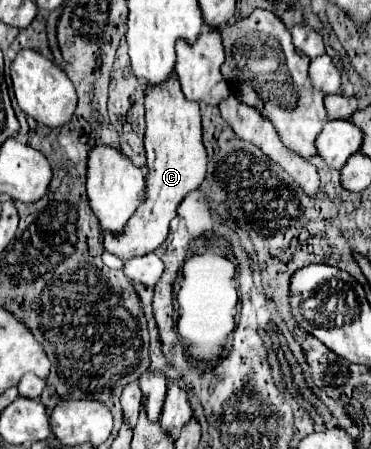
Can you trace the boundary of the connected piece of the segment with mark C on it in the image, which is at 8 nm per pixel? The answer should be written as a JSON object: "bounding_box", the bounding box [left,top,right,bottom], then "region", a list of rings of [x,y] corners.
{"bounding_box":[104,74,206,260],"region":[[[176,74],[164,90],[148,88],[146,96],[146,156],[148,156],[148,194],[136,208],[122,234],[104,234],[104,250],[130,260],[154,252],[168,236],[168,226],[176,216],[178,204],[194,192],[206,174],[206,150],[202,146],[202,126],[198,102],[188,102],[180,90]]]}

